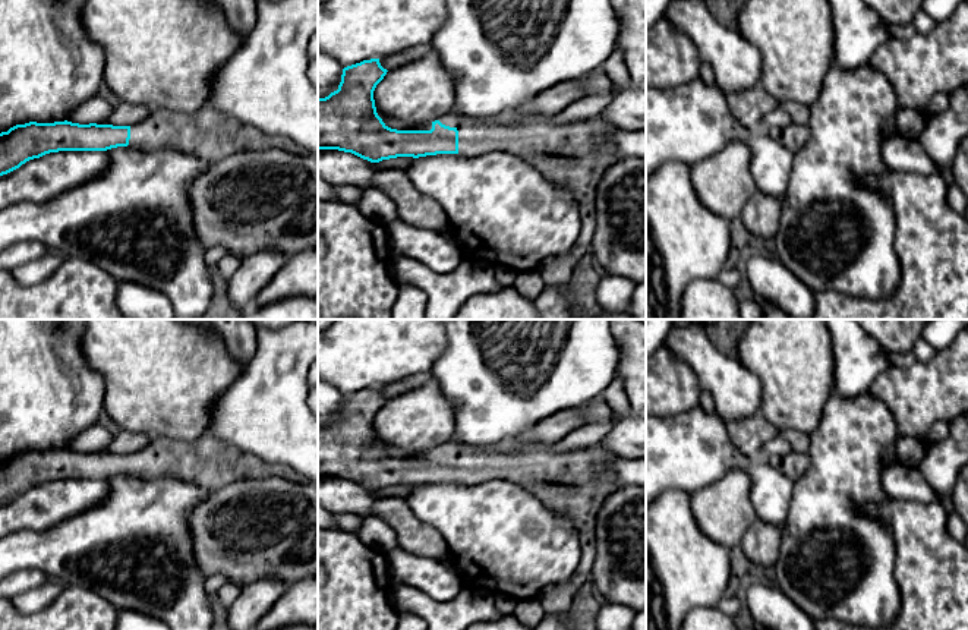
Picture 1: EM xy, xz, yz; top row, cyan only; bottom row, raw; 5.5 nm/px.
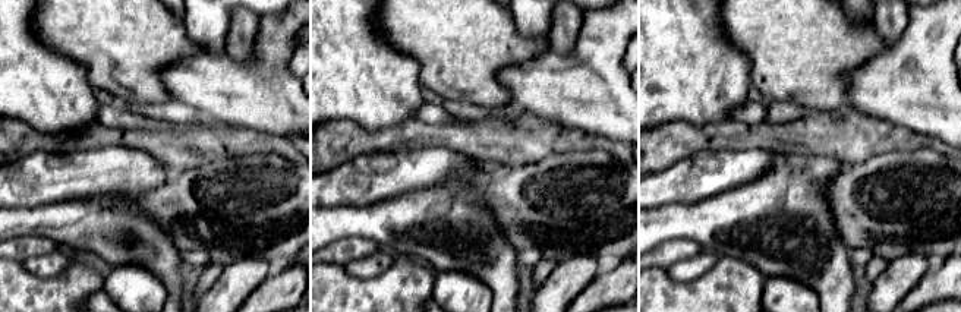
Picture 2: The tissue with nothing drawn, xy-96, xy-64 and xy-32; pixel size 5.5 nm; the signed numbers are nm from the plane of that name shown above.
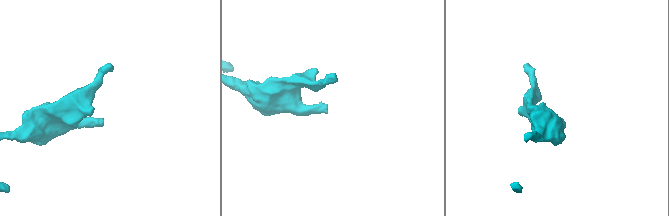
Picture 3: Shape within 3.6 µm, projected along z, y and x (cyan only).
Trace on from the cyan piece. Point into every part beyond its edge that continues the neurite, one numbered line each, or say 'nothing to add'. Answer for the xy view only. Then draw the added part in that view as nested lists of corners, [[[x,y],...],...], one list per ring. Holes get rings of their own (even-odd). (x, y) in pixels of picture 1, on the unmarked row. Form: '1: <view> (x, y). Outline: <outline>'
1: xy (210, 463). Outline: [[[209,434],[198,441],[154,438],[149,445],[130,454],[129,473],[144,481],[157,478],[187,481],[206,494],[242,479],[277,476],[306,482],[306,478],[294,469],[268,463]]]

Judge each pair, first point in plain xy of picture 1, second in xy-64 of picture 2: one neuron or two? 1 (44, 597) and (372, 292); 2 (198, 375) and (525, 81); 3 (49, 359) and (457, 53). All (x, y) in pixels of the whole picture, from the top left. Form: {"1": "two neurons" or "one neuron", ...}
{"1": "two neurons", "2": "two neurons", "3": "two neurons"}

